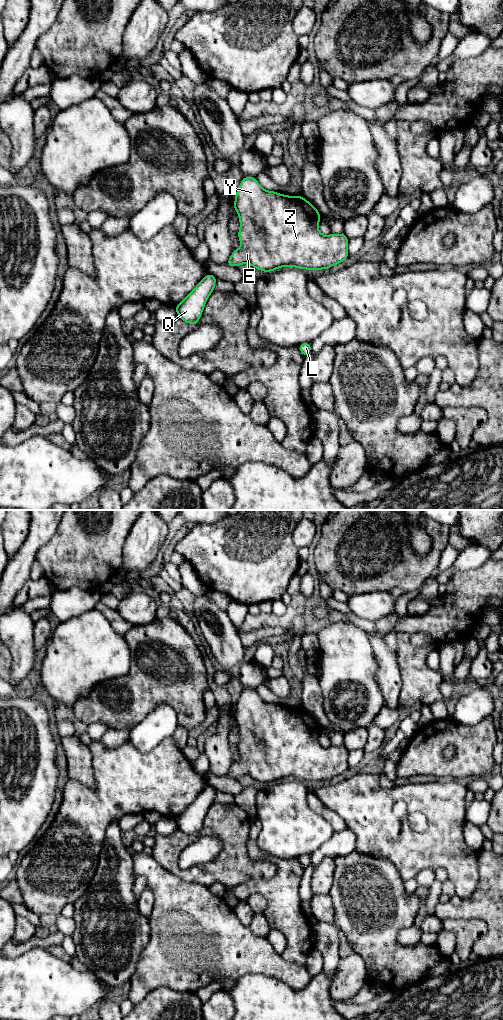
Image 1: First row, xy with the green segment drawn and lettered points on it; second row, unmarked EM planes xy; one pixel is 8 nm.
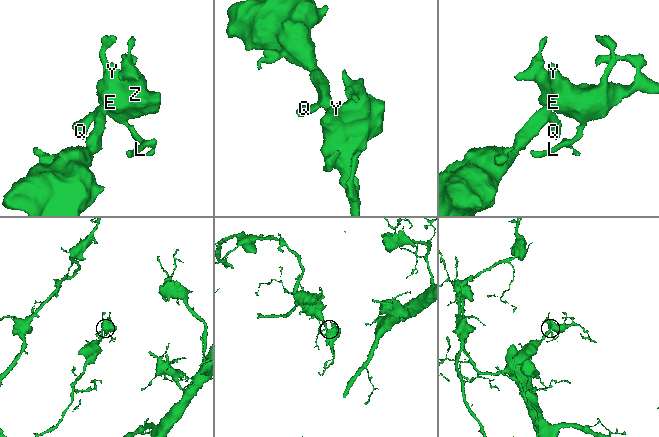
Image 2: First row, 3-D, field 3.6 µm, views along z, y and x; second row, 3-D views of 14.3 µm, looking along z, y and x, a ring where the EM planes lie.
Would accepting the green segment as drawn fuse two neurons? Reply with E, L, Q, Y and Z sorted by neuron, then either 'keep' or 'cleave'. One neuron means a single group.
groups E L Q Y Z; keep

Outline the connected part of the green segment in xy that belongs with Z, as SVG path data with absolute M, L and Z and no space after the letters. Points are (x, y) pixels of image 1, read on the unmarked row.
M244 689L235 707L234 721L238 725L241 760L232 764L227 777L248 776L270 784L278 780L296 779L322 782L348 770L348 750L344 745L324 748L318 741L321 727L303 708L288 708L263 701L255 689Z

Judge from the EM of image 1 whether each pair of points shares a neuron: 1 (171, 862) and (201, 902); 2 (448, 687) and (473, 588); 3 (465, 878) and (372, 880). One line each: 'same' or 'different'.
1: different
2: different
3: different

